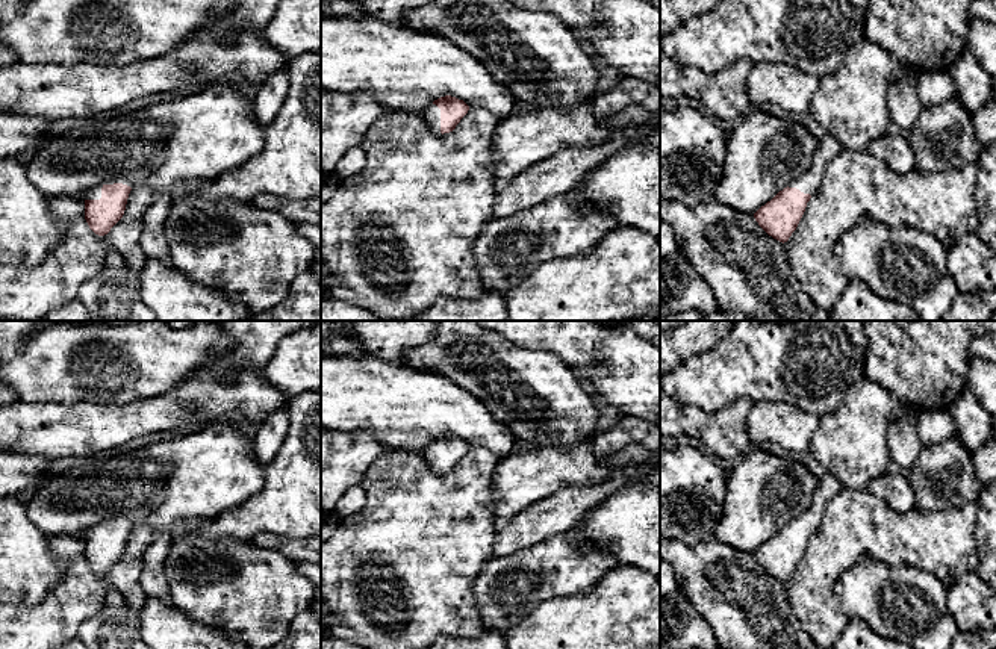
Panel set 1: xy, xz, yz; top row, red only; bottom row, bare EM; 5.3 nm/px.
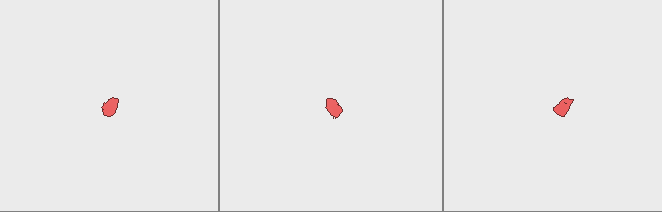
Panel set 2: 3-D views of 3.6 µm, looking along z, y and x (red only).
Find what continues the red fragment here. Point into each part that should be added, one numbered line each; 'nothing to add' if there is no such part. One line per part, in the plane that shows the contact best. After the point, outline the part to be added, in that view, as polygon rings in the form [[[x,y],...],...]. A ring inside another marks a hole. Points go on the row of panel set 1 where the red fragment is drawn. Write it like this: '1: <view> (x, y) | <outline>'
1: xz (432, 115) | [[[430,104],[422,115],[433,132],[440,135],[440,109],[436,104]]]

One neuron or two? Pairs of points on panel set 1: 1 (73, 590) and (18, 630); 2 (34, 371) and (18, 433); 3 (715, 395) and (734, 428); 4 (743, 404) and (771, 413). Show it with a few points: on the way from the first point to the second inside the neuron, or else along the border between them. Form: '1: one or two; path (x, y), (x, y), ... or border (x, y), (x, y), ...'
1: one; path (64, 605), (40, 630), (34, 630)
2: two; border (18, 400), (58, 403), (61, 406)
3: two; border (753, 400), (734, 400), (713, 412), (687, 406)
4: two; border (754, 401), (746, 418), (746, 434), (751, 442)

